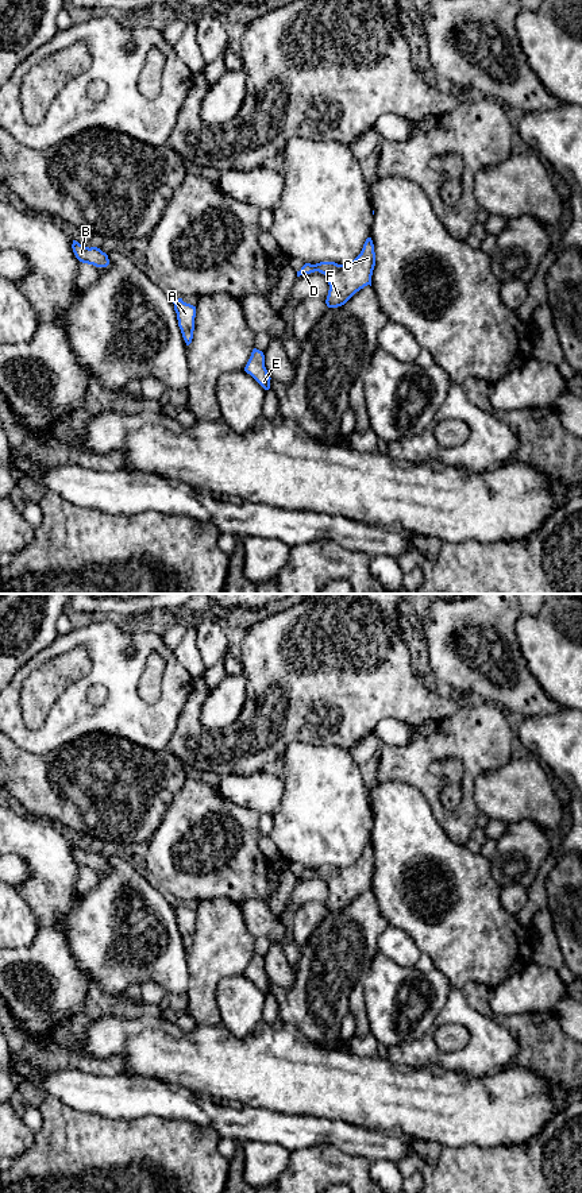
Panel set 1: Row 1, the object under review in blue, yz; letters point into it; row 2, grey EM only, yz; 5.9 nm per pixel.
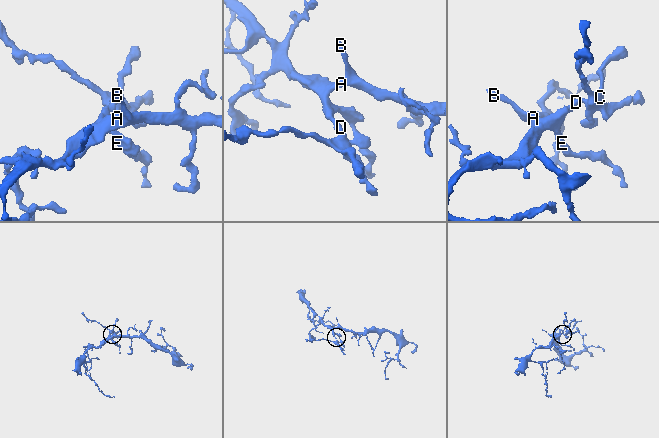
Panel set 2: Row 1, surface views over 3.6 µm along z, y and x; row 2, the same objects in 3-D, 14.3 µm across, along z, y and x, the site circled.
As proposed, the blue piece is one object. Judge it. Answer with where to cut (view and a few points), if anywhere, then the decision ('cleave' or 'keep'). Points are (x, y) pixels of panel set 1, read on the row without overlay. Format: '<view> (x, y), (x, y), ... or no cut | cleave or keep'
no cut | keep

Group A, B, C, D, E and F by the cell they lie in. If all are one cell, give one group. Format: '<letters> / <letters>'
A B C D E F

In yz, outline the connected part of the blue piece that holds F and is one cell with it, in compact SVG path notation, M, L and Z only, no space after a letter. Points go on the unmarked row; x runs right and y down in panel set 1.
M367 842L361 858L346 869L335 866L305 868L297 881L319 876L325 880L329 889L325 908L328 912L344 910L356 896L371 891L375 870L375 857L371 842Z

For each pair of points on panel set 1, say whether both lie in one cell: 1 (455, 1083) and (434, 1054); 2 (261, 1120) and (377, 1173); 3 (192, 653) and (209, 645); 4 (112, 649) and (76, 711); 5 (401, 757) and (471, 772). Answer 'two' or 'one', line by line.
1: two
2: two
3: two
4: one
5: one

